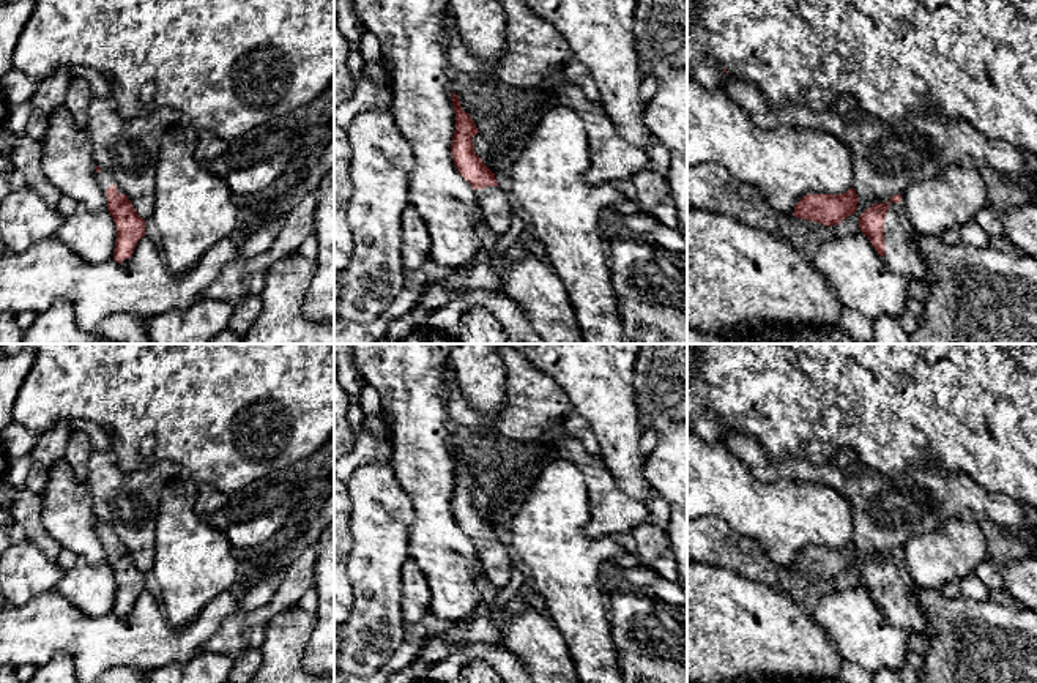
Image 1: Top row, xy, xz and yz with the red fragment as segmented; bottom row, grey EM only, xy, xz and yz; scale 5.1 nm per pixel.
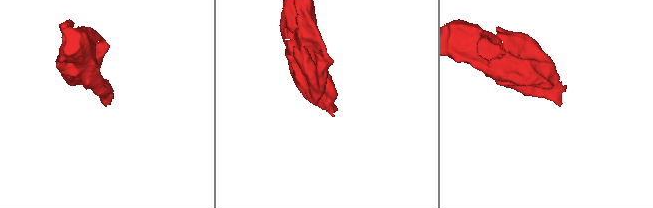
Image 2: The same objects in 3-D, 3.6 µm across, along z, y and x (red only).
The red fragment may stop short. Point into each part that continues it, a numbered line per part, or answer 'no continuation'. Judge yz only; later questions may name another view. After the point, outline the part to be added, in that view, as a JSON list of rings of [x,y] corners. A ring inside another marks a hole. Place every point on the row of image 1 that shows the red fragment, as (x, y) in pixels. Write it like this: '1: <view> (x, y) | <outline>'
1: yz (902, 256) | [[[889,202],[884,221],[886,256],[883,260],[894,273],[906,274],[914,281],[928,282],[931,281],[930,270],[914,244],[917,233],[906,216],[903,202]]]

